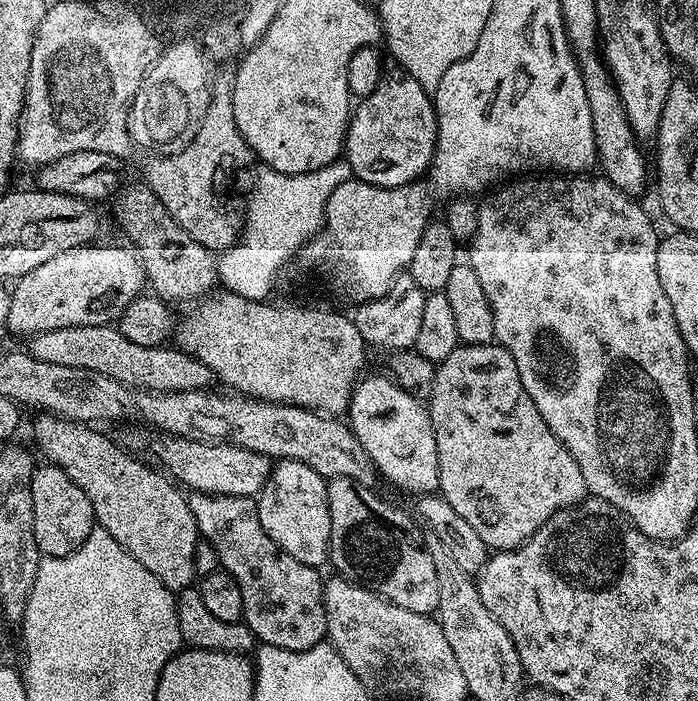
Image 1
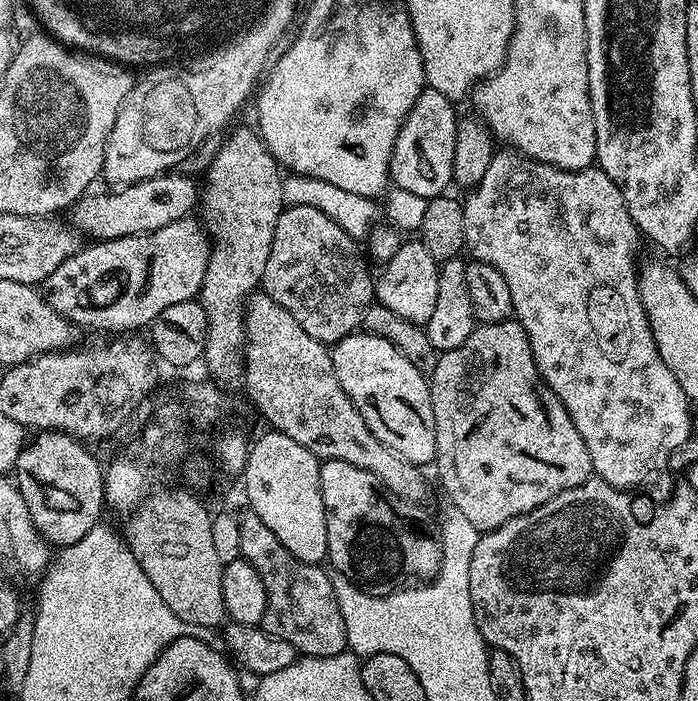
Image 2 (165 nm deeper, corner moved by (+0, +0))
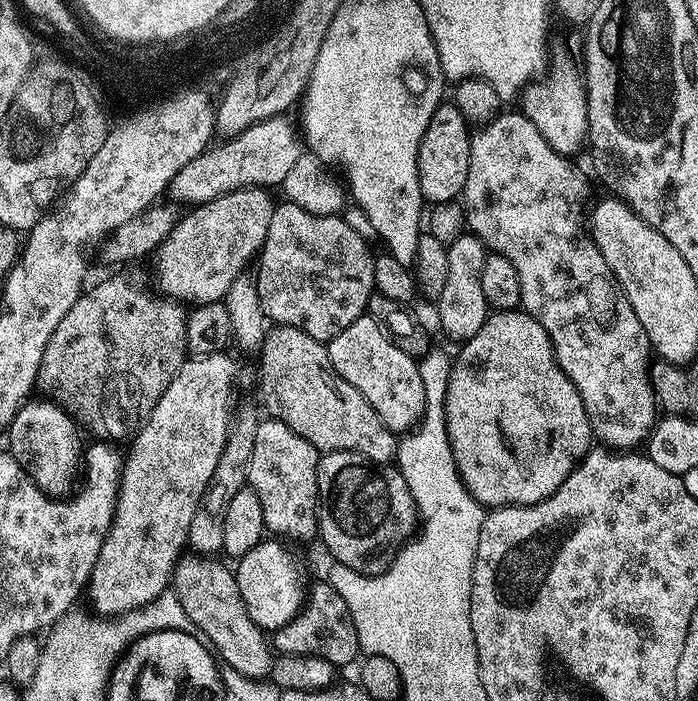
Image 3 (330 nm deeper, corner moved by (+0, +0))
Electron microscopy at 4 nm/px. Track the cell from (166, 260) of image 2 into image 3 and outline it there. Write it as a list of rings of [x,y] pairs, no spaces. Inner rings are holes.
[[[267,187],[239,188],[230,194],[222,194],[205,204],[197,204],[187,211],[176,224],[174,230],[161,242],[155,253],[160,274],[159,289],[163,295],[183,302],[188,306],[223,301],[230,286],[234,286],[243,276],[244,267],[253,263],[261,246],[266,242],[266,230],[270,230],[270,218],[274,218],[276,204]]]

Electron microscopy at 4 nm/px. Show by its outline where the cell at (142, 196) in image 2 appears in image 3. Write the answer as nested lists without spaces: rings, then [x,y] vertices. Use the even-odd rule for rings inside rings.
[[[283,114],[259,121],[228,138],[225,144],[217,143],[198,154],[198,158],[186,162],[186,166],[174,174],[170,185],[171,199],[181,206],[195,206],[239,188],[283,185],[286,174],[302,154],[302,132],[292,125],[290,117]]]

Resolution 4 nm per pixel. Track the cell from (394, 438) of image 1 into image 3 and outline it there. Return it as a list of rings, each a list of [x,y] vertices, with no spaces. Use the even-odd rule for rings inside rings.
[[[362,315],[350,322],[350,326],[342,330],[342,334],[327,341],[326,347],[334,370],[338,370],[340,377],[350,382],[350,386],[354,386],[354,390],[358,390],[358,394],[362,394],[362,398],[366,398],[366,402],[374,406],[378,418],[382,418],[391,432],[403,434],[415,428],[424,412],[426,400],[420,366],[413,357],[398,350],[380,321],[373,316]]]

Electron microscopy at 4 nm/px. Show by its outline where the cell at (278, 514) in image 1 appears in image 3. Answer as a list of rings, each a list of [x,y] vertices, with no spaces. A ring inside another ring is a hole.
[[[264,418],[257,423],[247,487],[258,494],[258,502],[262,502],[265,529],[273,537],[293,542],[308,540],[311,536],[313,539],[317,535],[316,491],[321,455],[319,450],[310,446],[310,442],[306,442],[306,438],[294,434],[286,422]]]

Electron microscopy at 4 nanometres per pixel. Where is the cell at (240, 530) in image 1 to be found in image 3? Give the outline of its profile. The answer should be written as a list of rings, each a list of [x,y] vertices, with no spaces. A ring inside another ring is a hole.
[[[327,582],[311,585],[300,613],[286,626],[271,633],[270,643],[280,656],[313,656],[326,662],[343,666],[361,655],[358,630],[354,630],[354,618],[342,602],[342,594]]]

